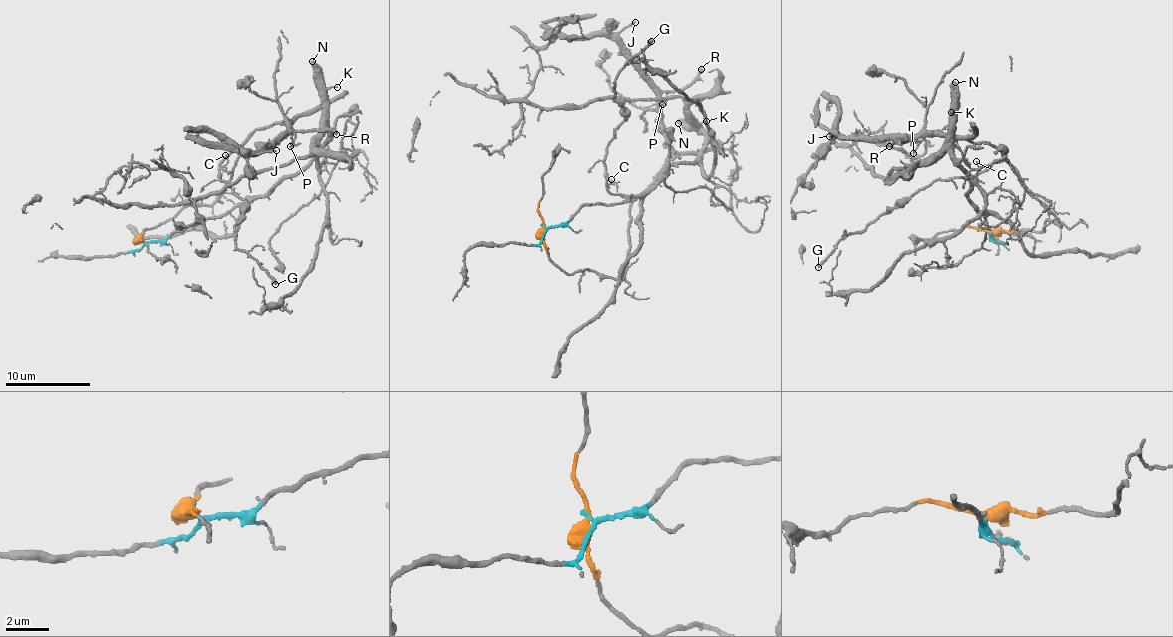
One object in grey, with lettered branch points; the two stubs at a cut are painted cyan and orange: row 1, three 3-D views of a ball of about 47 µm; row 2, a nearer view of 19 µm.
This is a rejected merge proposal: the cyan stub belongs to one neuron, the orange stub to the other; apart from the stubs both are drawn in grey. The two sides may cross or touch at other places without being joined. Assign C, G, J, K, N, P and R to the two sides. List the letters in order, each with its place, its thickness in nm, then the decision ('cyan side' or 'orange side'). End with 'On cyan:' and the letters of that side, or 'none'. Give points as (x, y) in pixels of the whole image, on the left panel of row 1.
C: at (225, 155); 90 nm thick; orange side
G: at (275, 284); 300 nm thick; orange side
J: at (276, 150); 180 nm thick; orange side
K: at (337, 87); 100 nm thick; cyan side
N: at (312, 61); 440 nm thick; cyan side
P: at (290, 146); 80 nm thick; orange side
R: at (336, 134); 300 nm thick; orange side
On cyan: K, N

